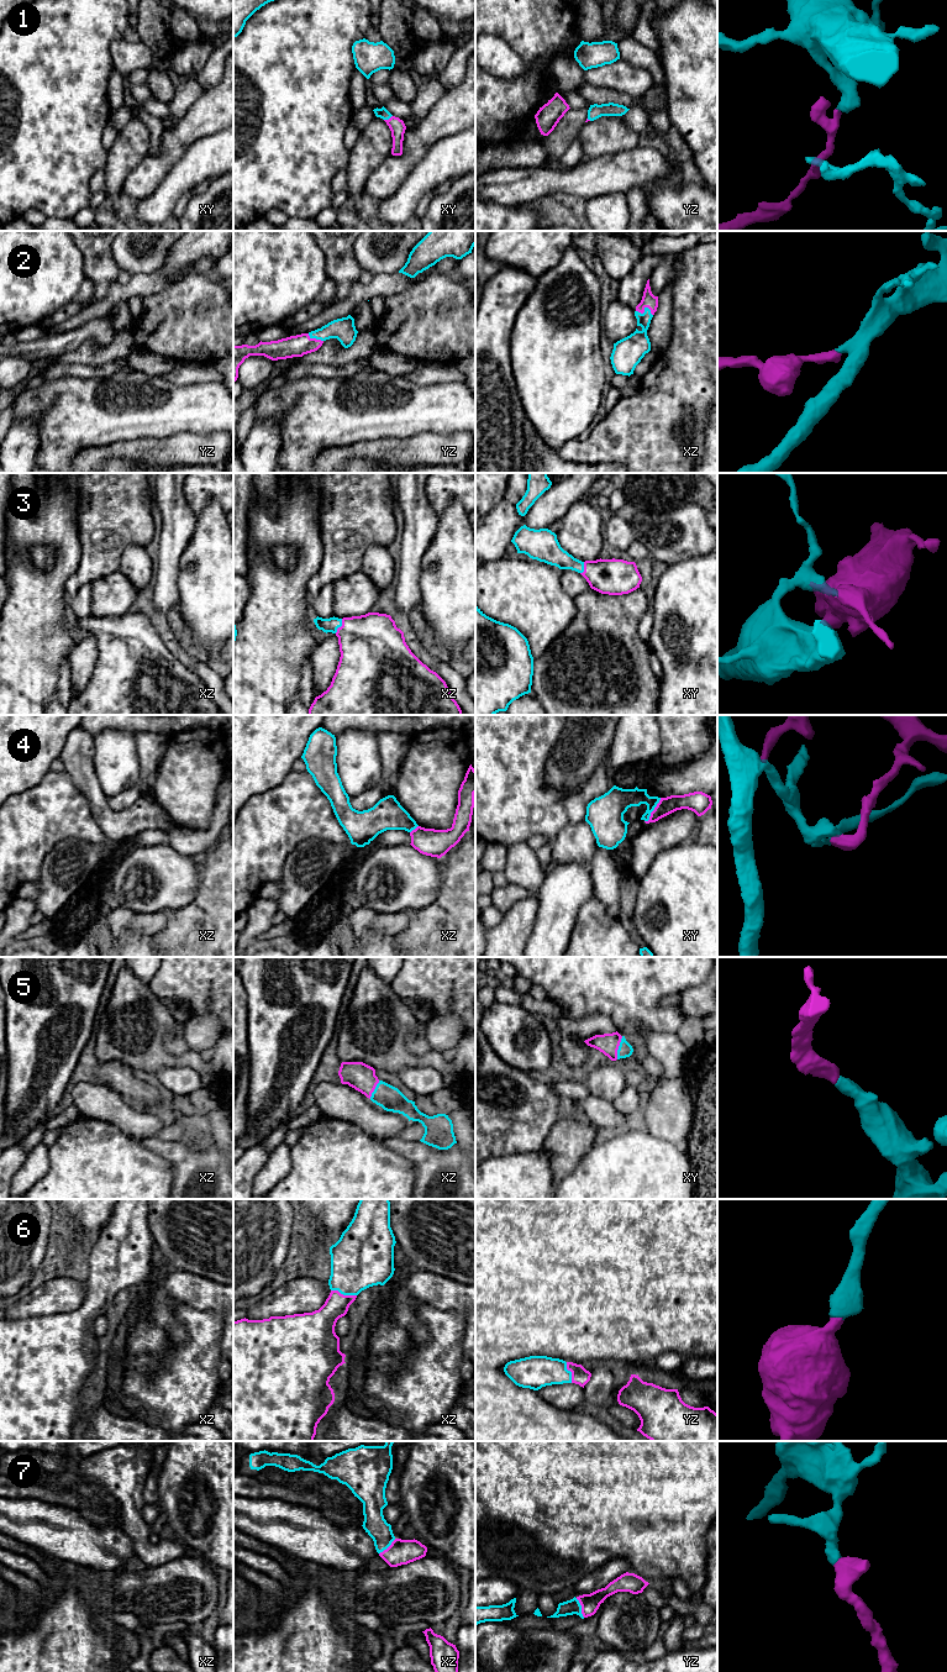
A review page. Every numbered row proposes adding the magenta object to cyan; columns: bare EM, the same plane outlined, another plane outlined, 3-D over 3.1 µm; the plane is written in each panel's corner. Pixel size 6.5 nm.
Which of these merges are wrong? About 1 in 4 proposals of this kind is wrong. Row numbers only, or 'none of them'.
4

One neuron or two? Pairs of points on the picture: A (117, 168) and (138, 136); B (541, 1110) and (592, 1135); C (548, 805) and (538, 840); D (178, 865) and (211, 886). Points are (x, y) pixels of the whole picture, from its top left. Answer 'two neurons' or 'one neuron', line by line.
A: one neuron
B: two neurons
C: two neurons
D: two neurons

